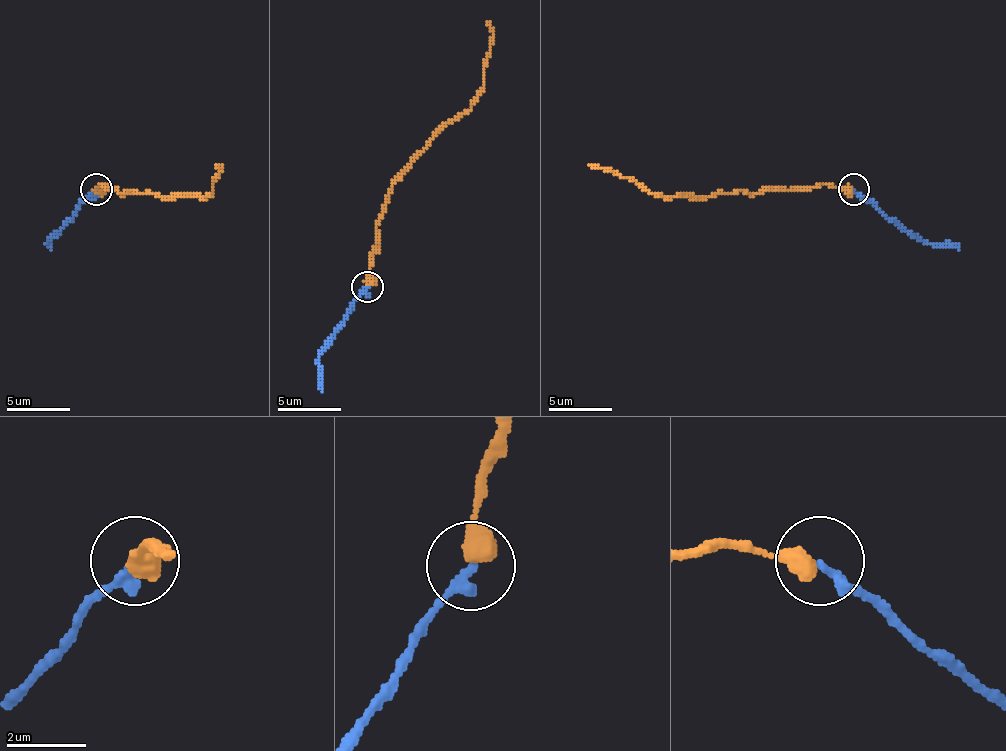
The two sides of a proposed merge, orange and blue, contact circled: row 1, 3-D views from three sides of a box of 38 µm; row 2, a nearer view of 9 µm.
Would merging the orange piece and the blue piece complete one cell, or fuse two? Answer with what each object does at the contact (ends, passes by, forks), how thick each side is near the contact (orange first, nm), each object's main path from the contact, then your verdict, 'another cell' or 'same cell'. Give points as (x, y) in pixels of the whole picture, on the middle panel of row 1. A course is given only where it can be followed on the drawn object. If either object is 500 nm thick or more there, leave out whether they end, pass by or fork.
600/280 nm | orange via (366, 284), (392, 180), (471, 107), (480, 88), (493, 43), (487, 21) | blue via (366, 287), (319, 357), (319, 385), (322, 392) | same cell

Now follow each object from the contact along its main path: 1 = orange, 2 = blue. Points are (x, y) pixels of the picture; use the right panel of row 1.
1: (851, 190), (816, 184), (747, 193), (655, 196), (610, 171), (588, 165)
2: (854, 190), (924, 241), (952, 244), (959, 250)

